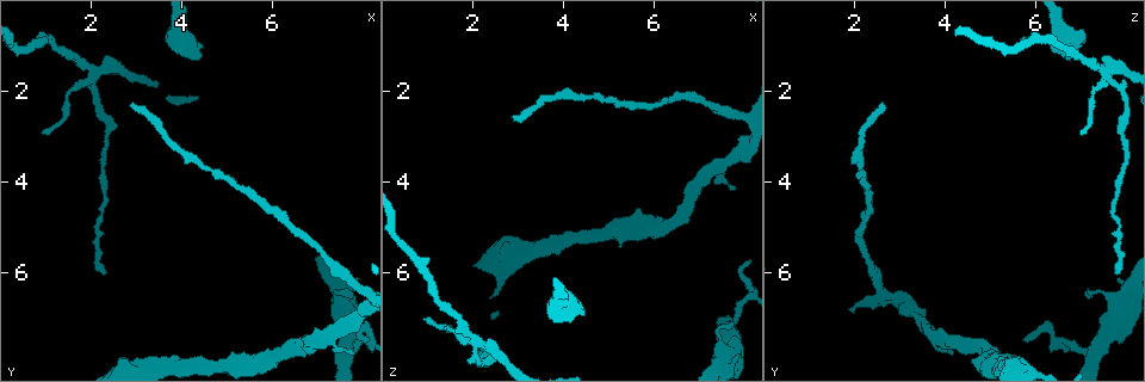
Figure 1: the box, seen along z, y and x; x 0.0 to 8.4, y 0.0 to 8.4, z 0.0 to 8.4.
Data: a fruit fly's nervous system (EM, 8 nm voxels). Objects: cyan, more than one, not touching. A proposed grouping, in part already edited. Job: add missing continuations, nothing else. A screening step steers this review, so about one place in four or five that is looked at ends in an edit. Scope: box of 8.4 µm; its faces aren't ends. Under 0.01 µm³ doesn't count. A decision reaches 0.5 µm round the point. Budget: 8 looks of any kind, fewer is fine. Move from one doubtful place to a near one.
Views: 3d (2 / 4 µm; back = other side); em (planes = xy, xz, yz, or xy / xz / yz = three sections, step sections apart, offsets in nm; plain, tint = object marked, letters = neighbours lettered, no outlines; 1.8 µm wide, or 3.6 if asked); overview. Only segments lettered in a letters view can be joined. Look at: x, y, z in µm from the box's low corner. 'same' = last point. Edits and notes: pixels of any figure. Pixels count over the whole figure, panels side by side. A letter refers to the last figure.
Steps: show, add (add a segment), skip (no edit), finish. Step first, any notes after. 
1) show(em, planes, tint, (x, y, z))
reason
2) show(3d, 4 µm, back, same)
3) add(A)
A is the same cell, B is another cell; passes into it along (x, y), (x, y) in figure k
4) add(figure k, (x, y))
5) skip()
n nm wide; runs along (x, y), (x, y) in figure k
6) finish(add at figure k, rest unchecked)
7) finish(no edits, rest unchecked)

show(em, xz, step 16, letters, (2.90, 2.30, 2.60))
long arm stops here

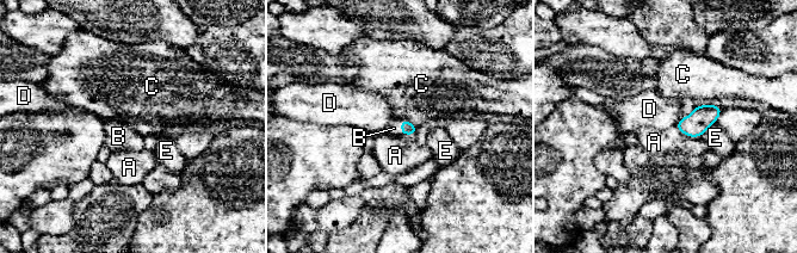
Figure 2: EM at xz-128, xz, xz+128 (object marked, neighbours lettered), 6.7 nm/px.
show(em, planes, letters, same)
another direction

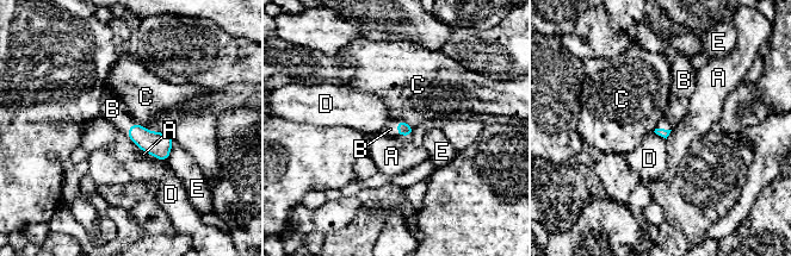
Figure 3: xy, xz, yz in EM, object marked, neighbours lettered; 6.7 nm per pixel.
add(B)
B is the same cell, A, C, D and E are other cells; passes into it along (403, 129), (397, 128), (390, 129) in figure 3; the cell continues

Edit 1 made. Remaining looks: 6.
show(em, planes, plain, (1.00, 2.90, 7.00))
an open end

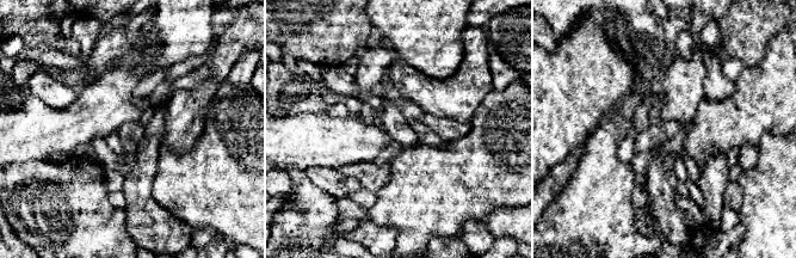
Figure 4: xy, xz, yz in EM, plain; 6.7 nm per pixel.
show(em, planes, letters, same)
see the neighbours

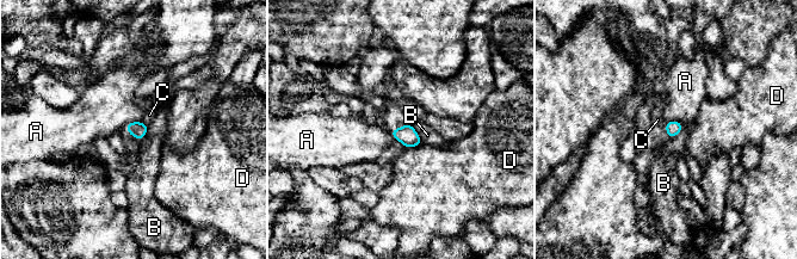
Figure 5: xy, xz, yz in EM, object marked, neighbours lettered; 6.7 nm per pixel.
skip()
A, B, C and D are other cells; border along (137, 121), (147, 124) in figure 5; no lettered segment goes on from it

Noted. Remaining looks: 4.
show(3d, 2 µm, (6.30, 7.70, 5.00))
thick turns thin

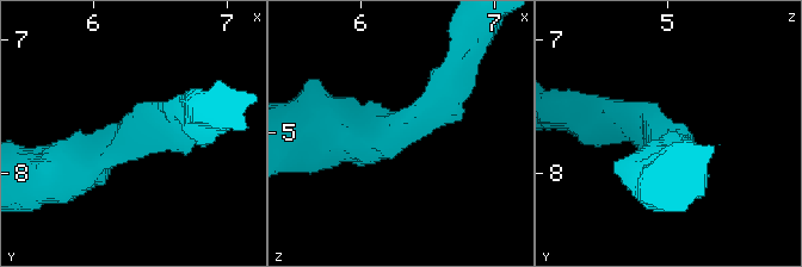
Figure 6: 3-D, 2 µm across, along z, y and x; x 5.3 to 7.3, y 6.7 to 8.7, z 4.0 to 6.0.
show(em, planes, plain, (6.32, 7.70, 4.96))
arms of 200, 400 nm

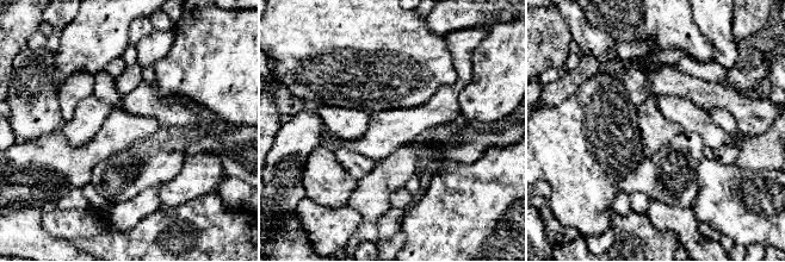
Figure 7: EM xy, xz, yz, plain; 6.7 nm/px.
show(em, planes, letters, same)

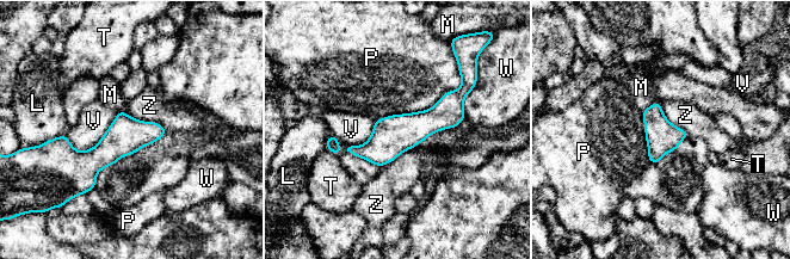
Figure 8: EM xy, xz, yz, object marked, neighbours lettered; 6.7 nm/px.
skip()
L, M, P, T, V, W and Z are other cells; border along (122, 110), (168, 131) in figure 8; none of them fits

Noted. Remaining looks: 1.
finish(add at figure 3, rest unchecked)

